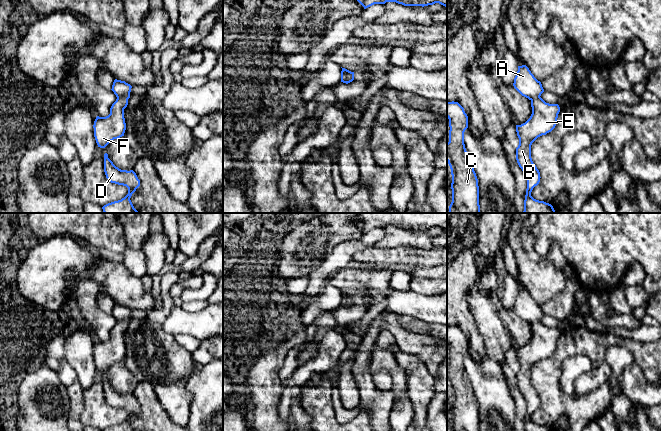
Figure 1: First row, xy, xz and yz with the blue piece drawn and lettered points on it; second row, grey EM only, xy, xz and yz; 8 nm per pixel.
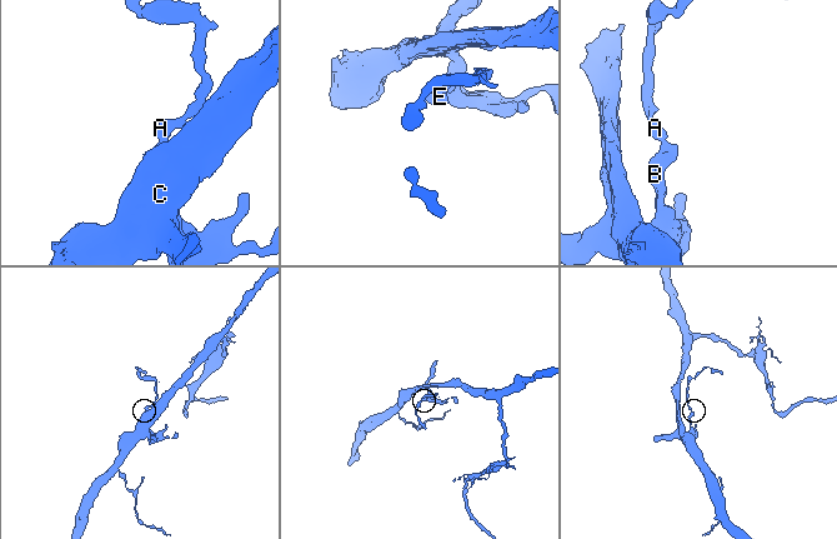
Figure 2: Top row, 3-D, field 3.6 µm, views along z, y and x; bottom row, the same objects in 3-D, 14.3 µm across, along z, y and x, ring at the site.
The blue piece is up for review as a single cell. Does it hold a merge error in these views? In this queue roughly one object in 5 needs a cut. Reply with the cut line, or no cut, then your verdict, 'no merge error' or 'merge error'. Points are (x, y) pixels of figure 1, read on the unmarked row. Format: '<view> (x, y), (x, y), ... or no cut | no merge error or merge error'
xy (117, 321), (125, 321), (127, 323) | merge error

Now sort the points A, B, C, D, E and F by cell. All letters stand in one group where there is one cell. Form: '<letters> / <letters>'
A / B C D E F

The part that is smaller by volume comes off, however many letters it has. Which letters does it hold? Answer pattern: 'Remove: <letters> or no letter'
Remove: A

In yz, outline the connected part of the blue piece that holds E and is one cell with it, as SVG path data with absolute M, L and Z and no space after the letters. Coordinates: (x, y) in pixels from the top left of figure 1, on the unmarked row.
M541 321L531 324L532 338L521 349L516 349L519 369L516 372L516 384L527 403L524 431L553 431L531 420L531 416L540 406L540 396L531 382L531 369L540 360L551 356L557 347L560 331L546 327Z

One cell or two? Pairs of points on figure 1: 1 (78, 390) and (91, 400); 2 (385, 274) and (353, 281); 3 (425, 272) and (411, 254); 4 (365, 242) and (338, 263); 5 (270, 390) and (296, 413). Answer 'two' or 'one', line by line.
1: two
2: one
3: two
4: one
5: two

